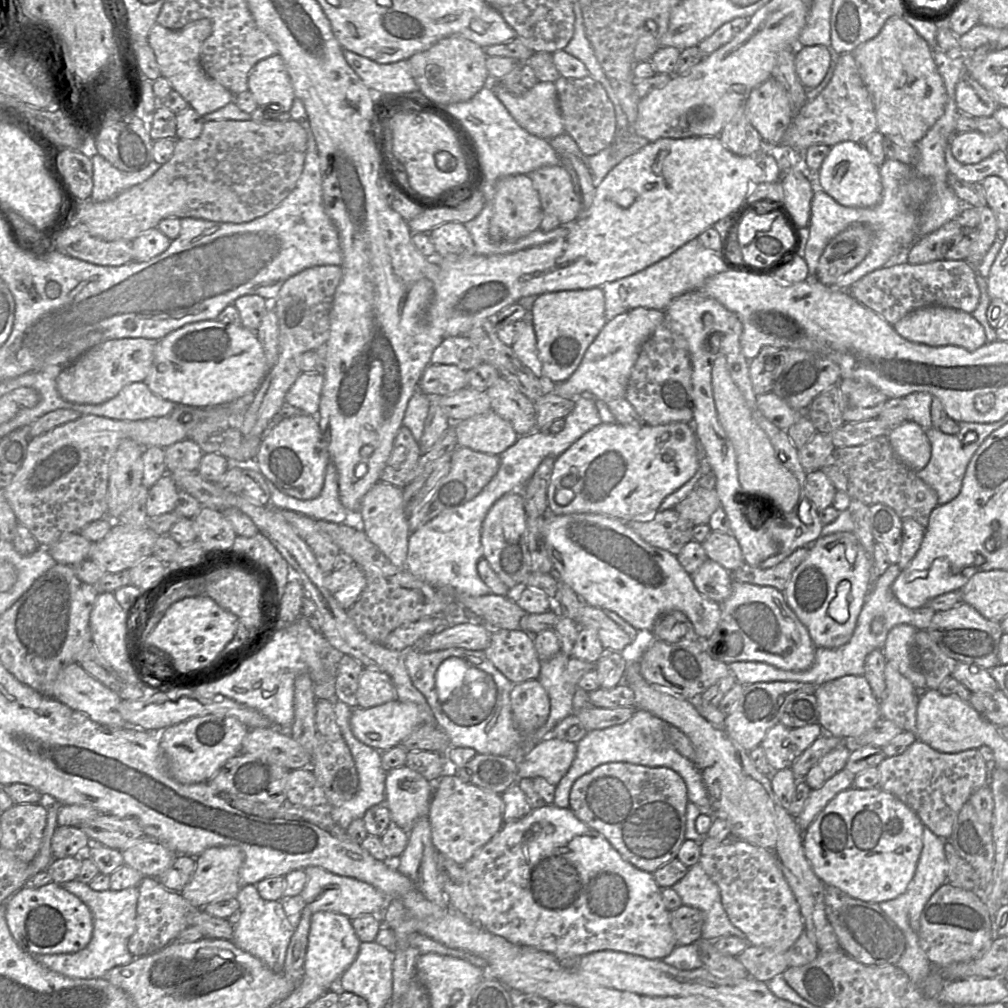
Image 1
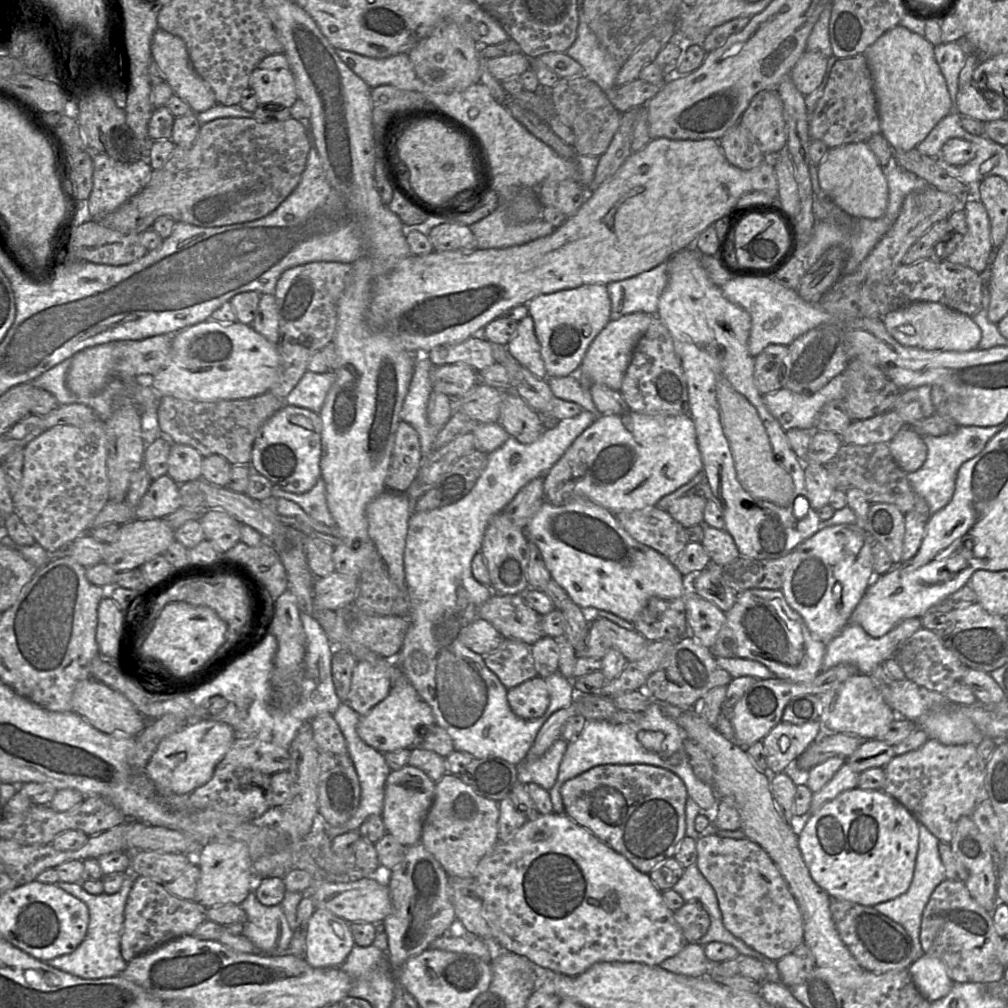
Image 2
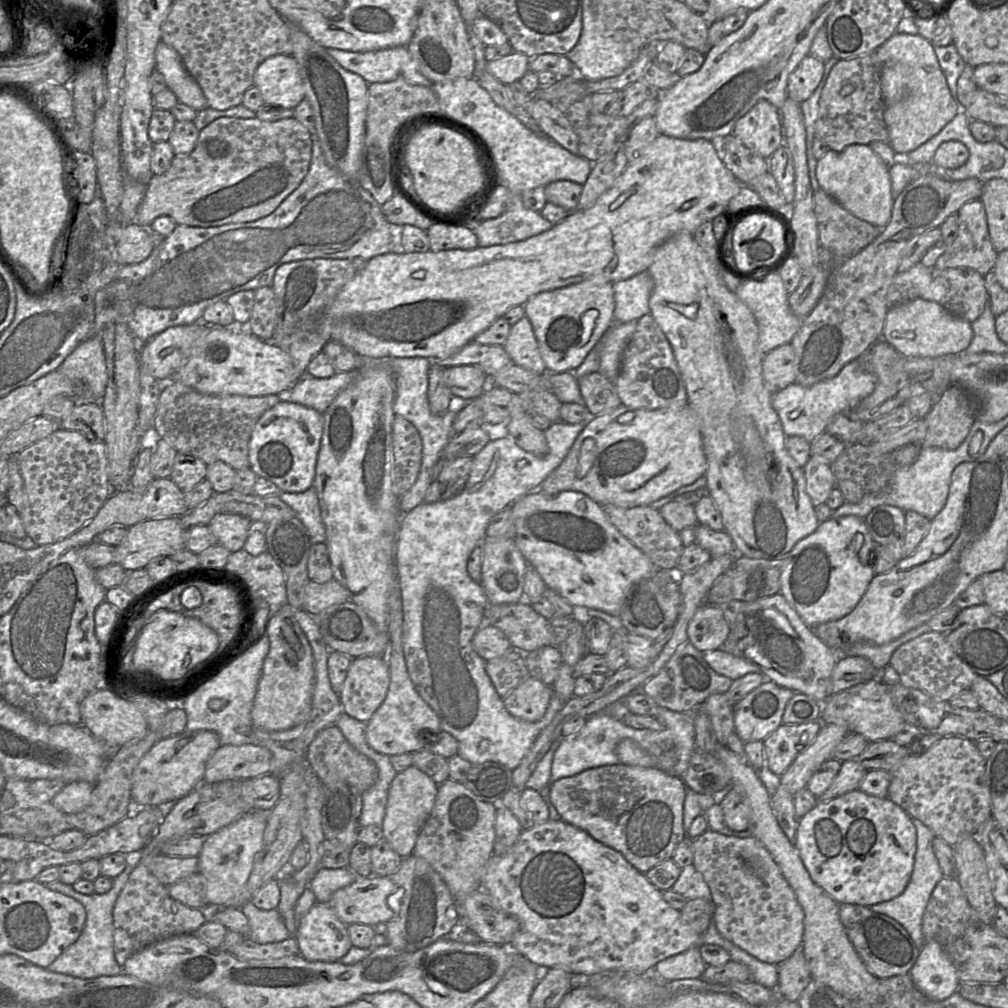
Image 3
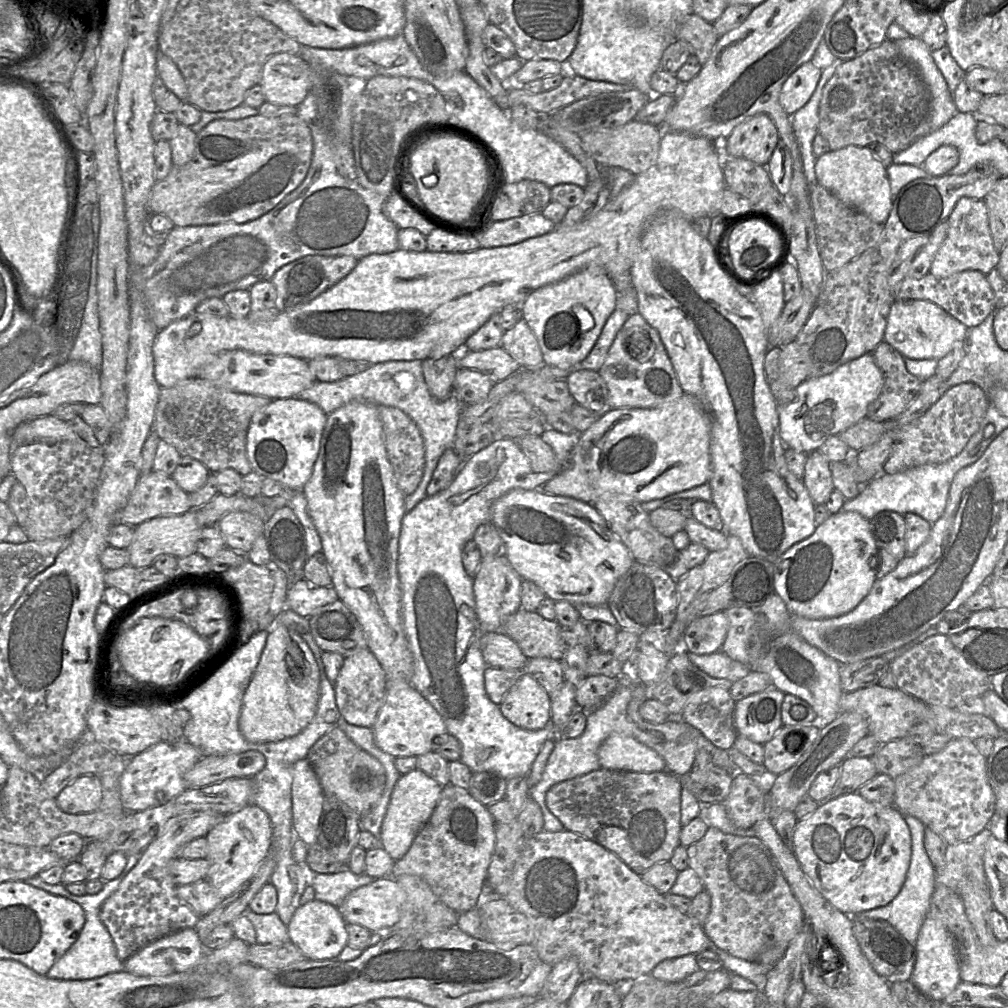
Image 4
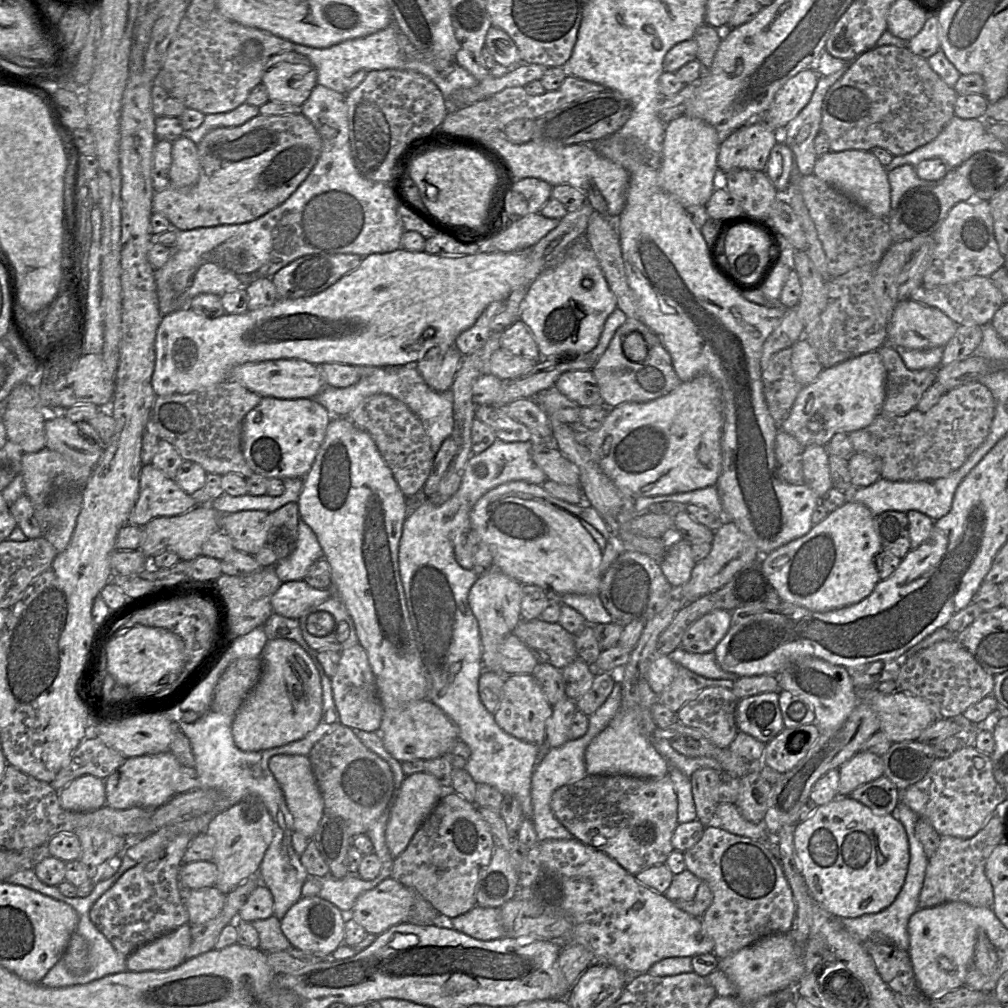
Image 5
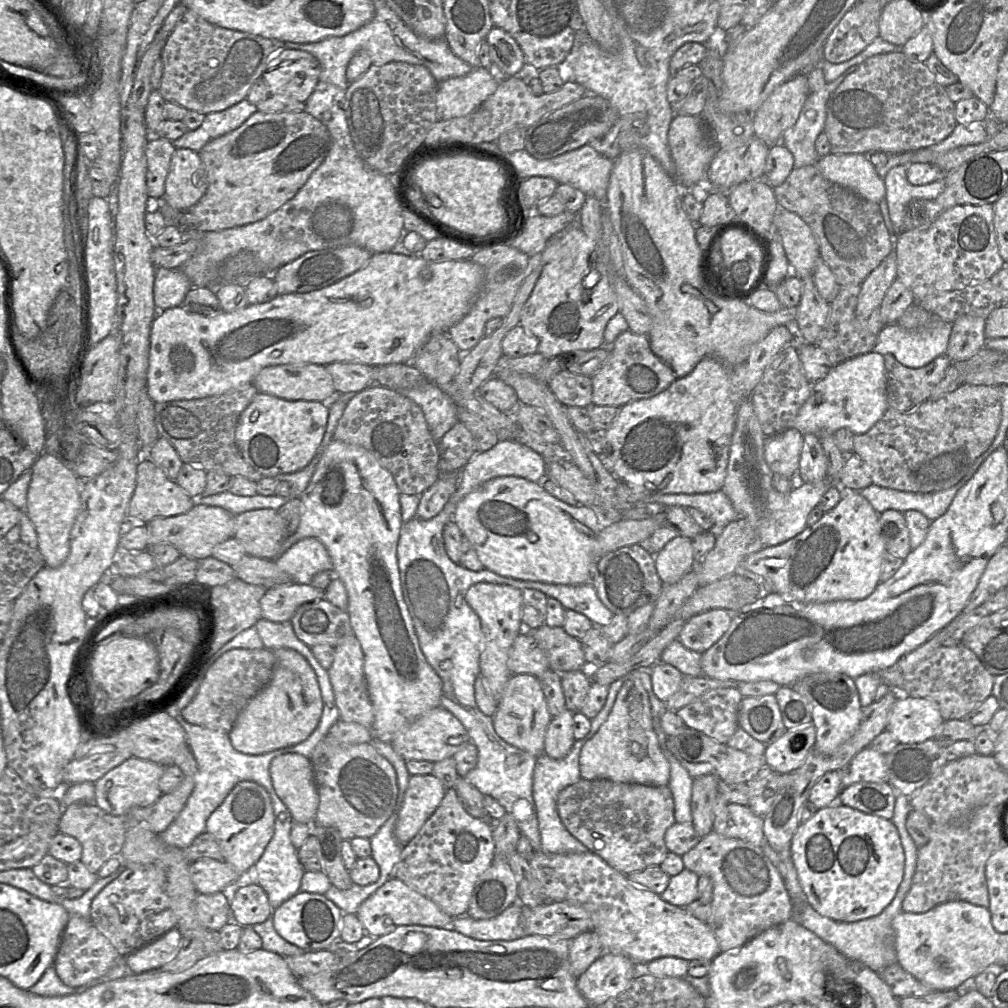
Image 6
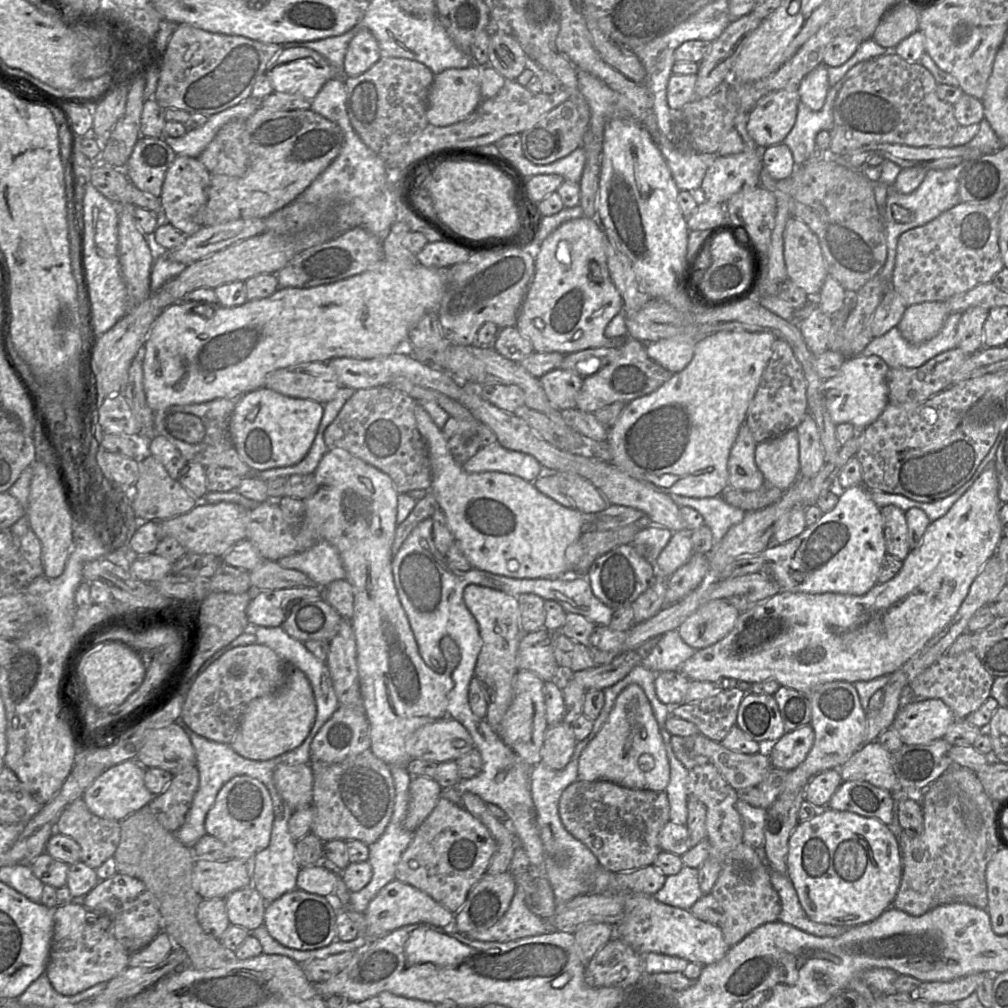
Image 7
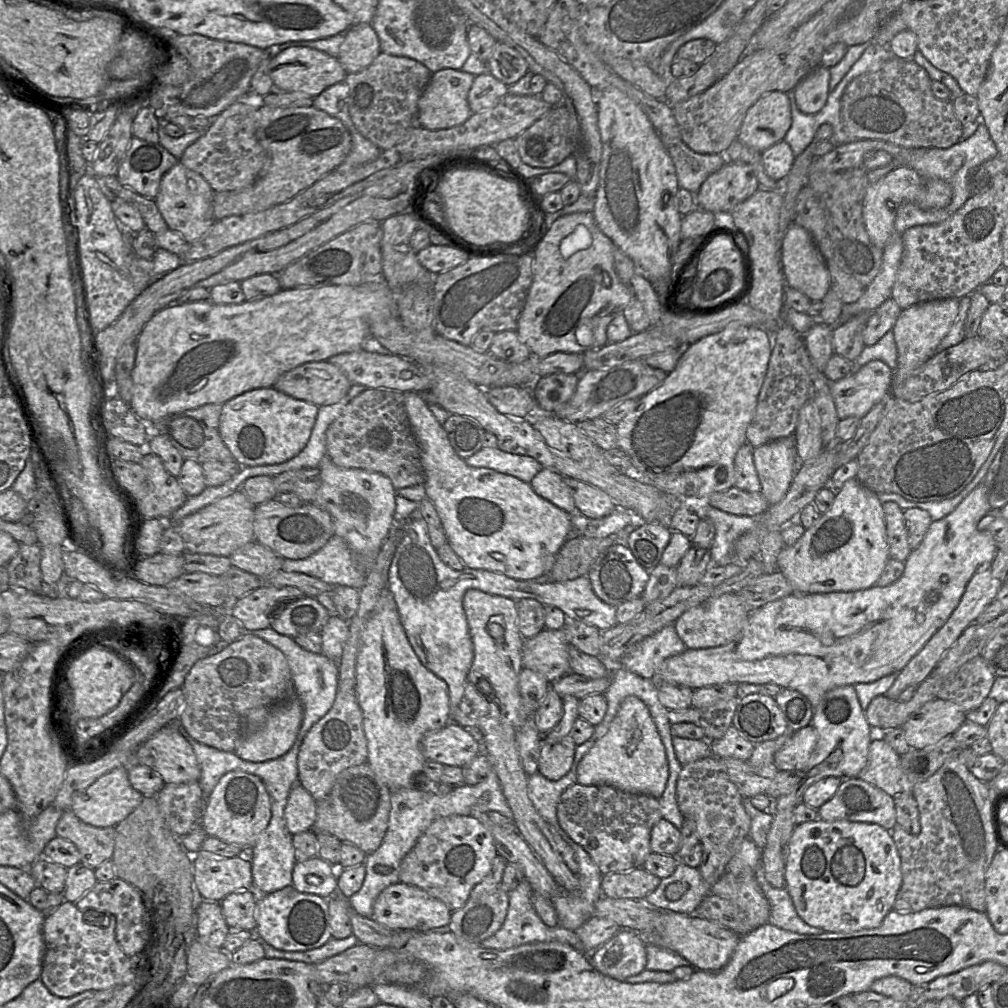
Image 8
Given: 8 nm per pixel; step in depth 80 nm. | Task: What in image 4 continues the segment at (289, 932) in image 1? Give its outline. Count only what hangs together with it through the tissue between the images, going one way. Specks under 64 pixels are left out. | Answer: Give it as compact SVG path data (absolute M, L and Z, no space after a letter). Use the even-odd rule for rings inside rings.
M249 909L242 914L252 923L256 932L257 944L285 943L290 941L287 926L276 912L256 914Z

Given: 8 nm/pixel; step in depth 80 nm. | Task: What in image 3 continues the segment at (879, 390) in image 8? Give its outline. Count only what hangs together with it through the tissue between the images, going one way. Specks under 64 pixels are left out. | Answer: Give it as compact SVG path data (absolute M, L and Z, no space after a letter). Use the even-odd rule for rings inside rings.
M854 359L831 378L807 387L793 383L785 389L772 394L771 403L787 437L800 436L812 443L825 432L827 425L836 414L853 411L863 398L874 391L875 386L876 377L867 372L860 365L858 359Z

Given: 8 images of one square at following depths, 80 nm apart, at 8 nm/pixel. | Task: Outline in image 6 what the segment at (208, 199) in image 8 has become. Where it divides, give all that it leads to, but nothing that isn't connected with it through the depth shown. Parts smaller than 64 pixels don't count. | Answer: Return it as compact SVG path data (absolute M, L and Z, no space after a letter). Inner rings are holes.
M176 148L165 181L165 202L174 209L187 209L201 199L207 187L207 172L199 153Z

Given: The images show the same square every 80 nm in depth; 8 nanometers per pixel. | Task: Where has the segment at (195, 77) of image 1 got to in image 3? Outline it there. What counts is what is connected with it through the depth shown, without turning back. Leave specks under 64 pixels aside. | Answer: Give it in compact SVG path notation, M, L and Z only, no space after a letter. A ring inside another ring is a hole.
M161 40L155 49L155 69L164 77L166 87L192 109L208 108L207 100L195 79L188 73L178 52Z

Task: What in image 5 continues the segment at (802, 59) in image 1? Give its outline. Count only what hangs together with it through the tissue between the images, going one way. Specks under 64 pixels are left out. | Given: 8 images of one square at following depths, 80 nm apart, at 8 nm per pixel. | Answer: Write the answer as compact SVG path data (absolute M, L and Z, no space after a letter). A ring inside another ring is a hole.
M806 68L790 78L760 119L774 131L782 131L808 104L819 77L815 70Z

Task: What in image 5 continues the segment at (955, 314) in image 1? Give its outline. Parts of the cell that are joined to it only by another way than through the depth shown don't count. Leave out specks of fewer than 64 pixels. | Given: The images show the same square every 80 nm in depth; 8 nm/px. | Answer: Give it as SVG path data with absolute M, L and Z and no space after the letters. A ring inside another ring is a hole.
M905 299L898 301L888 325L887 340L889 345L901 346L910 350L926 350L945 347L954 336L958 324L938 308Z

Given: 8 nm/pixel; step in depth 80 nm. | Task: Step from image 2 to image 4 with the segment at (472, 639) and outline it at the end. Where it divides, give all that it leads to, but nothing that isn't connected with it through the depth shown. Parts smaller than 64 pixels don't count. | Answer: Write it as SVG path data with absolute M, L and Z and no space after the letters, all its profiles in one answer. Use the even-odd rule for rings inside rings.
M501 630L483 633L481 650L487 666L525 670L528 658L518 644Z

